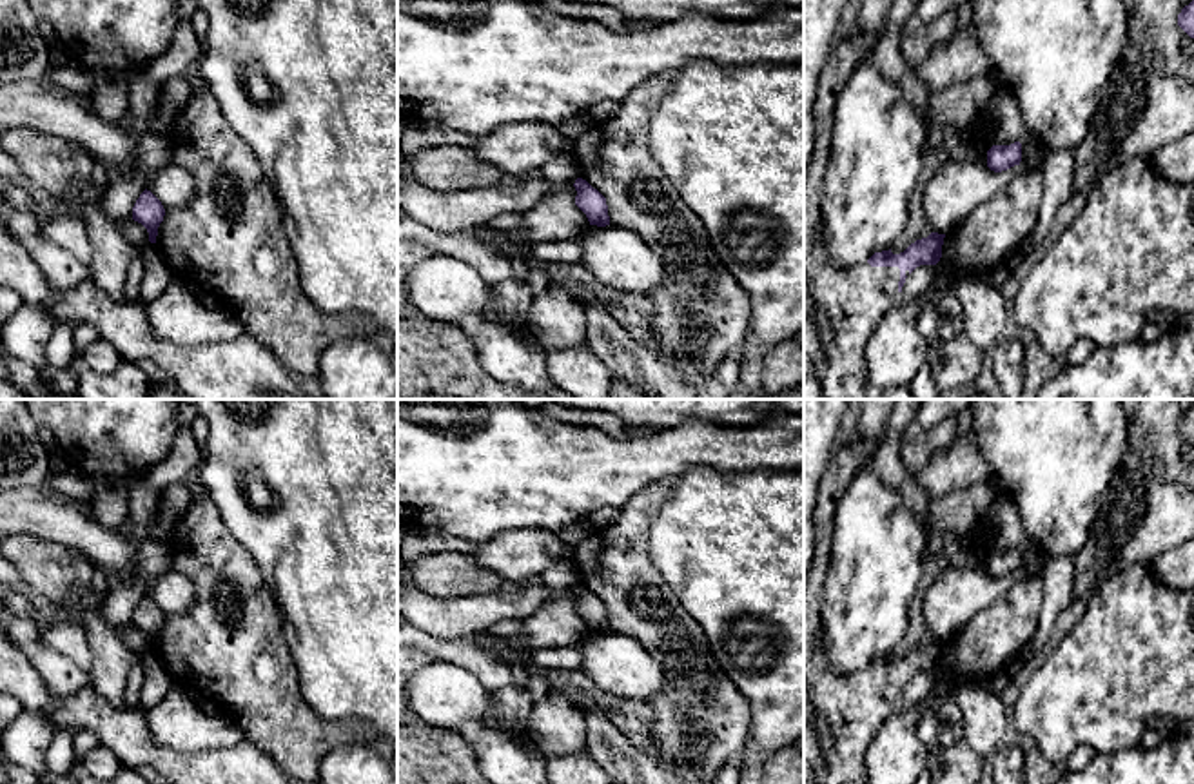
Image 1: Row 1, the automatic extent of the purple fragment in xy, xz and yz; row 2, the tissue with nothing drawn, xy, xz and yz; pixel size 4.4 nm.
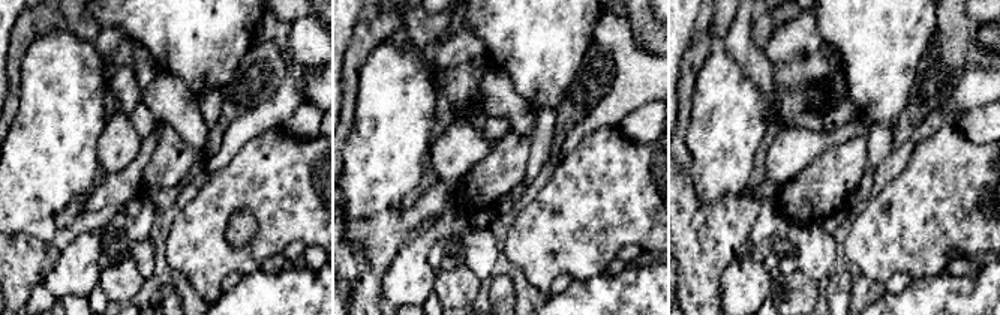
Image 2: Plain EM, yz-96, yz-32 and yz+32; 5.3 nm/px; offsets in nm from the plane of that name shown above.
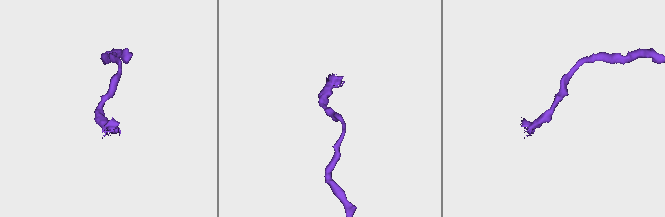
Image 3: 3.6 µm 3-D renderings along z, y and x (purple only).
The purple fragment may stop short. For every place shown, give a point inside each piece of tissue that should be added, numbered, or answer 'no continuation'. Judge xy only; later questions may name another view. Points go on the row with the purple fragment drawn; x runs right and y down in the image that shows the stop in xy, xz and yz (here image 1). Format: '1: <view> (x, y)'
no continuation

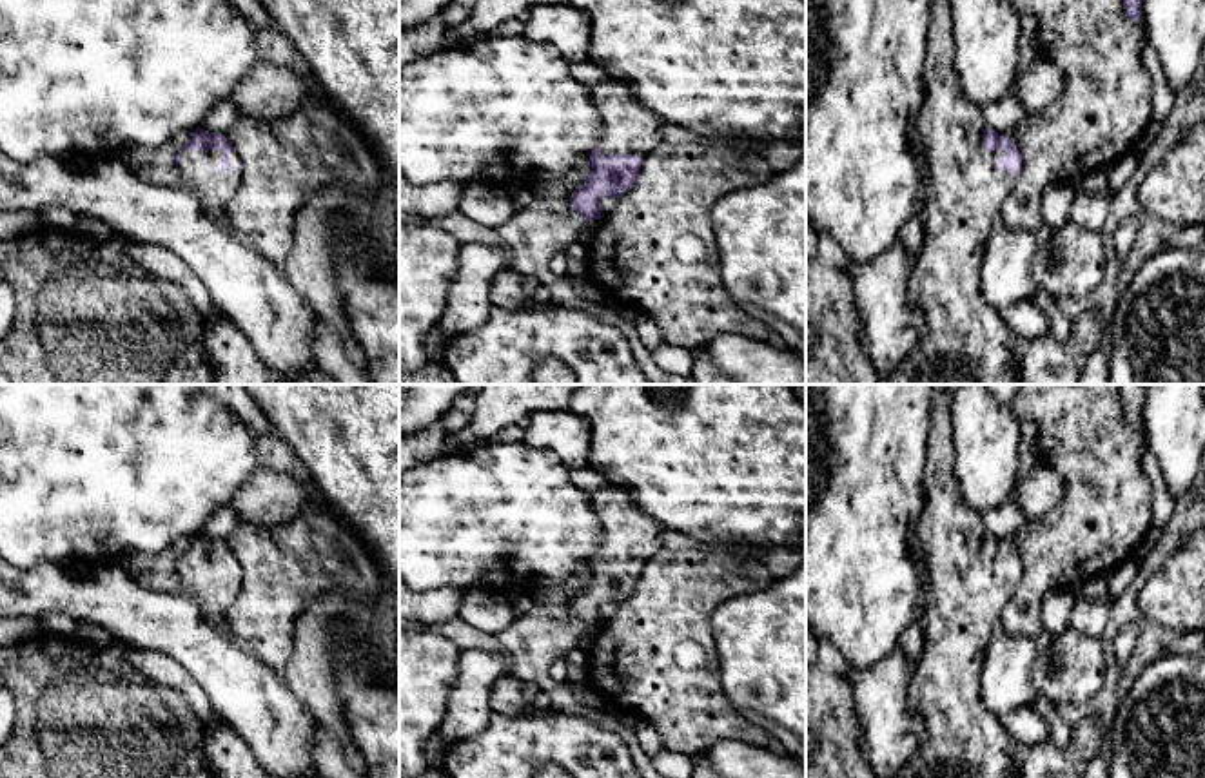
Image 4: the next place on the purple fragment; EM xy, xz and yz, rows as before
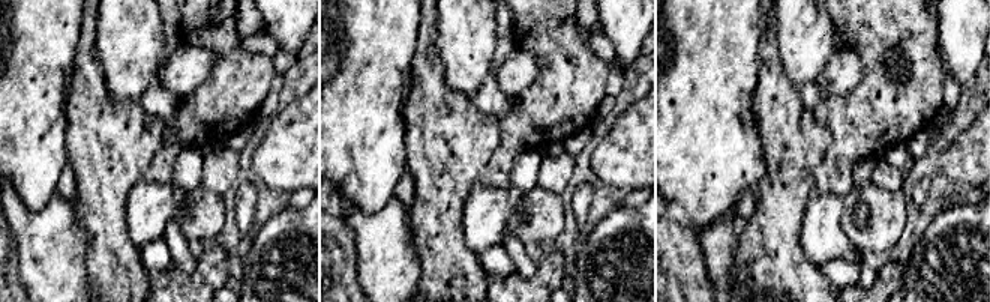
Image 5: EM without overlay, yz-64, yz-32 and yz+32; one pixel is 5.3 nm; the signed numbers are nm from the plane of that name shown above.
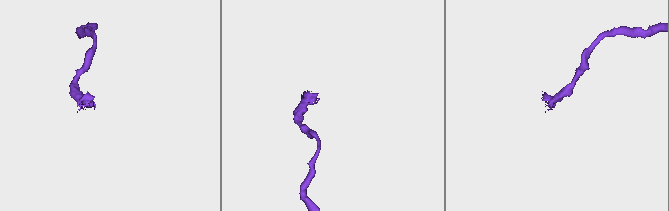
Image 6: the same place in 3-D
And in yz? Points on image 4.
1: yz (966, 341)

